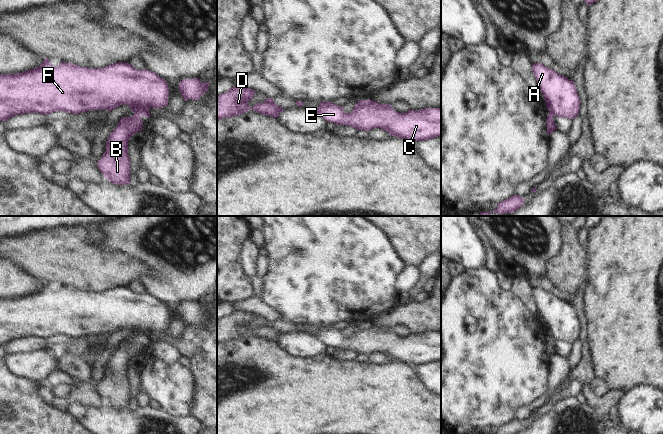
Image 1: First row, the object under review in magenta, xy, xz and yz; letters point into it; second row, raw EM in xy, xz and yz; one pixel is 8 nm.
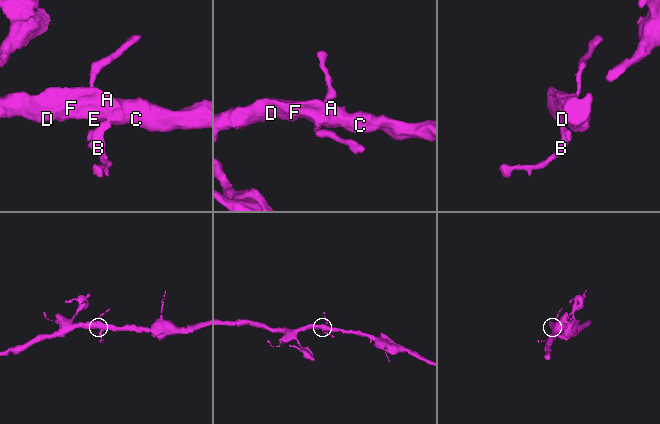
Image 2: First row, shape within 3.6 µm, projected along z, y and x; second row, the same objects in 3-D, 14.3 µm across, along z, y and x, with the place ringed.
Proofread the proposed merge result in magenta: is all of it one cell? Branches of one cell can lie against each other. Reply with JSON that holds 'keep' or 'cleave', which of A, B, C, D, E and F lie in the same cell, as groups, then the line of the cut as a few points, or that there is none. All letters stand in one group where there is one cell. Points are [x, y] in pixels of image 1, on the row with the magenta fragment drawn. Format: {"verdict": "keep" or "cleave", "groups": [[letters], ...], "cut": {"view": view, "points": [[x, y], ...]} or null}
{"verdict": "cleave", "groups": [["A", "C", "D", "E", "F"], ["B"]], "cut": {"view": "xy", "points": [[134, 113], [139, 116]]}}

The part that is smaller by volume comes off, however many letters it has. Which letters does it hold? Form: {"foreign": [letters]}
{"foreign": ["B"]}

